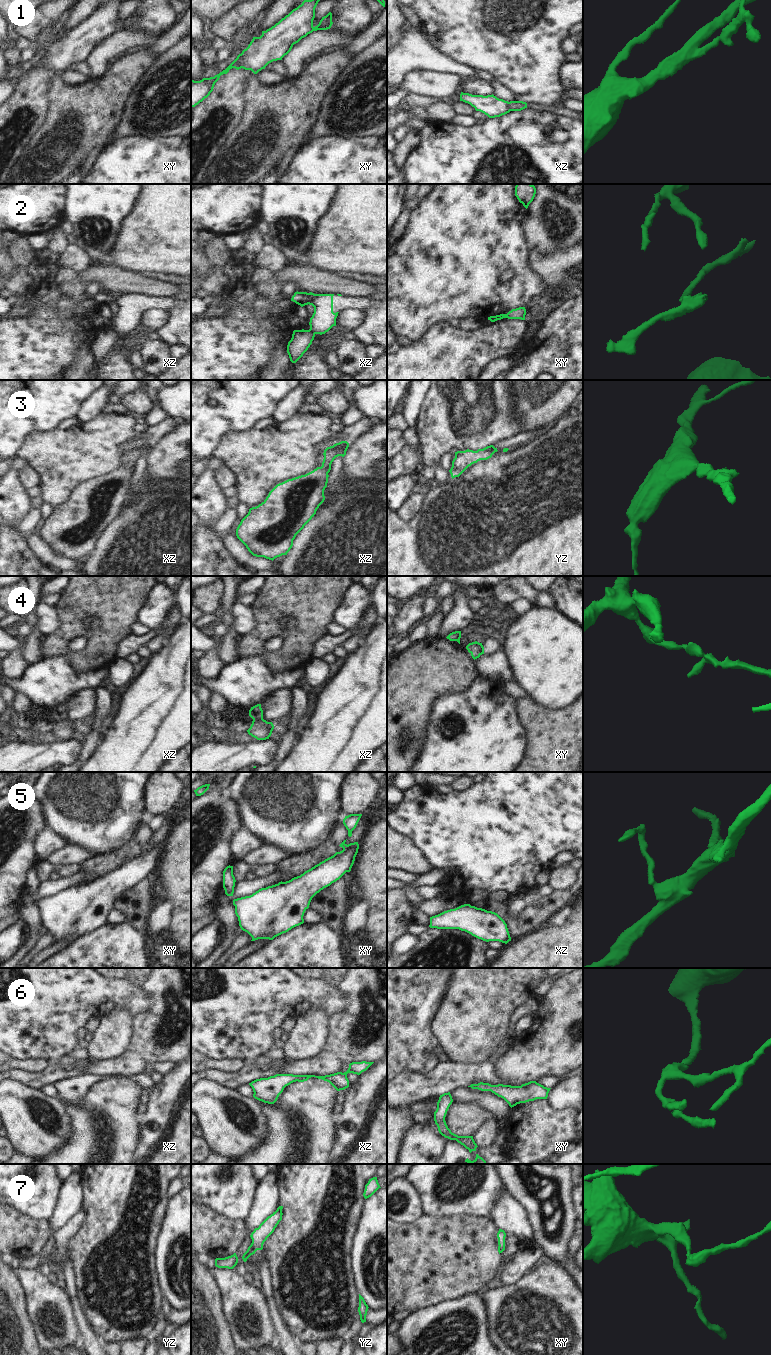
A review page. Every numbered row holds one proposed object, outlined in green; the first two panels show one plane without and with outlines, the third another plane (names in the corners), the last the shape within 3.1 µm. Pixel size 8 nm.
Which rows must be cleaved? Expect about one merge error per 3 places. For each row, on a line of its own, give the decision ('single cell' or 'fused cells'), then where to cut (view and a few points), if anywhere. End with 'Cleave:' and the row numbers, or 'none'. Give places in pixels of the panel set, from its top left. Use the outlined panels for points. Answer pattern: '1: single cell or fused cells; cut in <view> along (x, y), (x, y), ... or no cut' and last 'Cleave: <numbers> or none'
1: fused cells; cut in xz along (508, 102), (511, 110)
2: fused cells; cut in xz along (309, 329), (314, 334)
3: single cell; no cut
4: fused cells; cut in xz along (262, 718), (253, 721)
5: single cell; no cut
6: single cell; no cut
7: single cell; no cut
Cleave: 1, 2, 4

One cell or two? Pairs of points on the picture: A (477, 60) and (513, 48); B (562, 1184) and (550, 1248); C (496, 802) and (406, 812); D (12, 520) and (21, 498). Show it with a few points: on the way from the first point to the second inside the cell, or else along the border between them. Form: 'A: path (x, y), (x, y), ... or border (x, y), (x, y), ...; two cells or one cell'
A: path (486, 52), (495, 52), (499, 48), (504, 48); one cell
B: path (562, 1200), (565, 1209), (562, 1232); one cell
C: path (474, 812), (428, 812); one cell
D: path (12, 515), (13, 507), (16, 503); one cell

